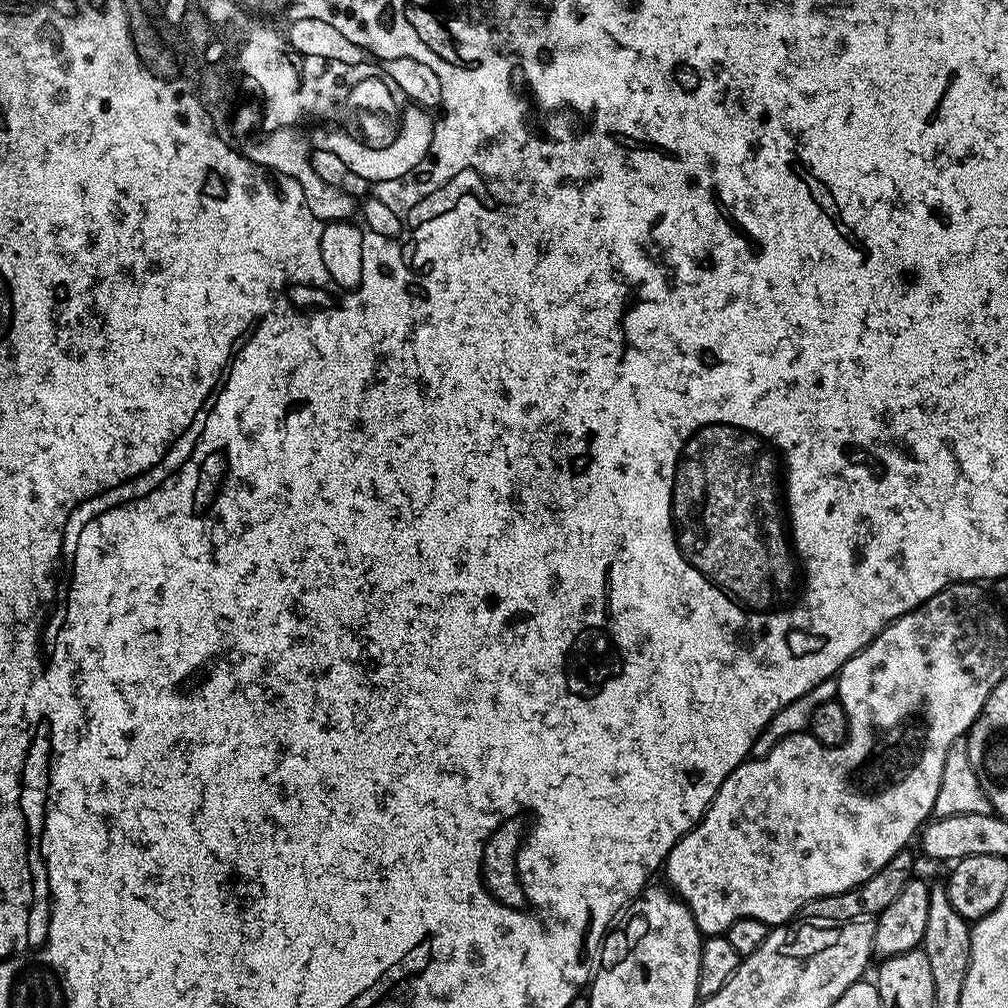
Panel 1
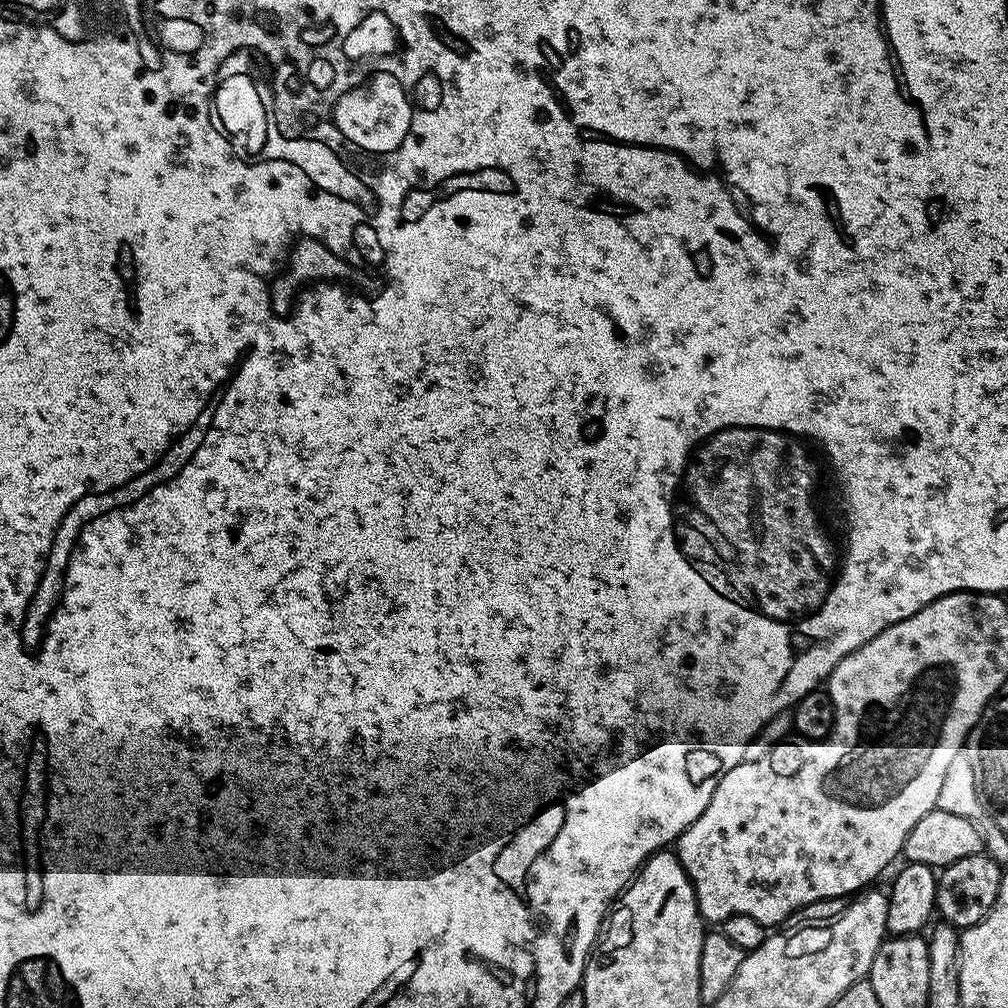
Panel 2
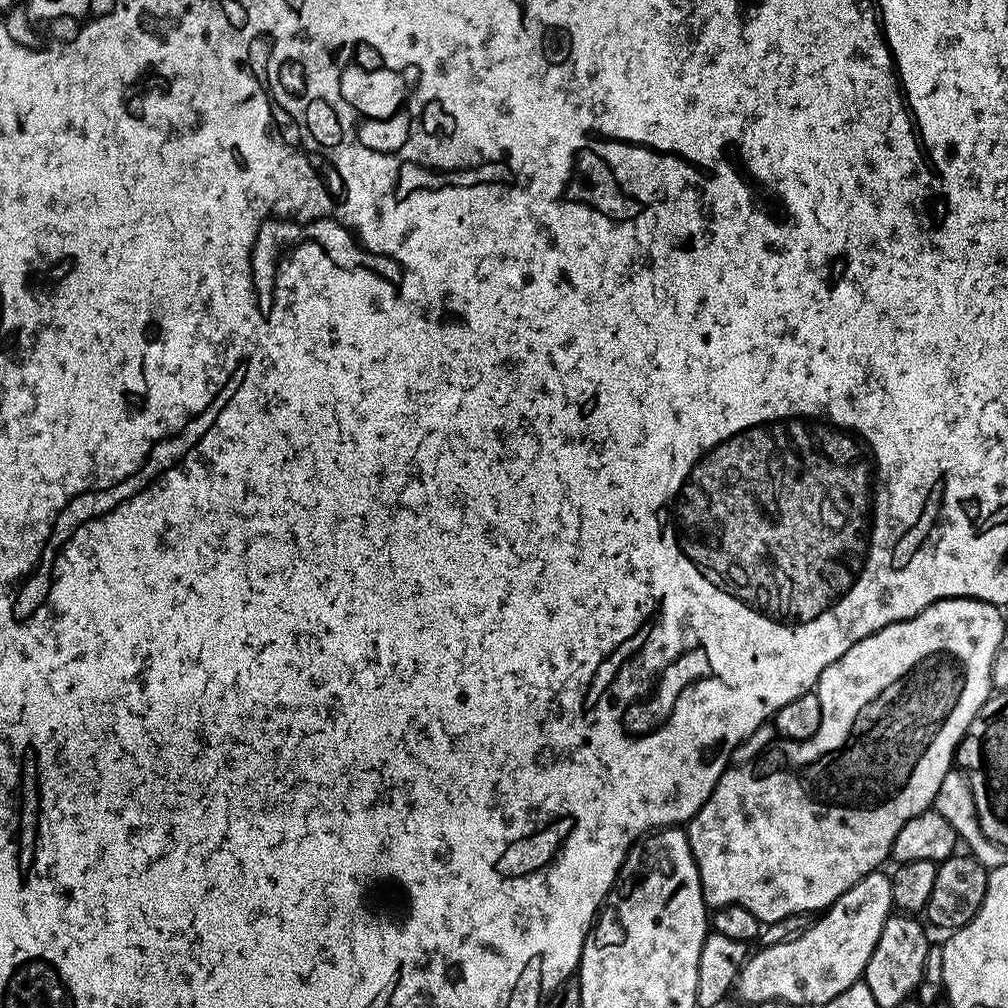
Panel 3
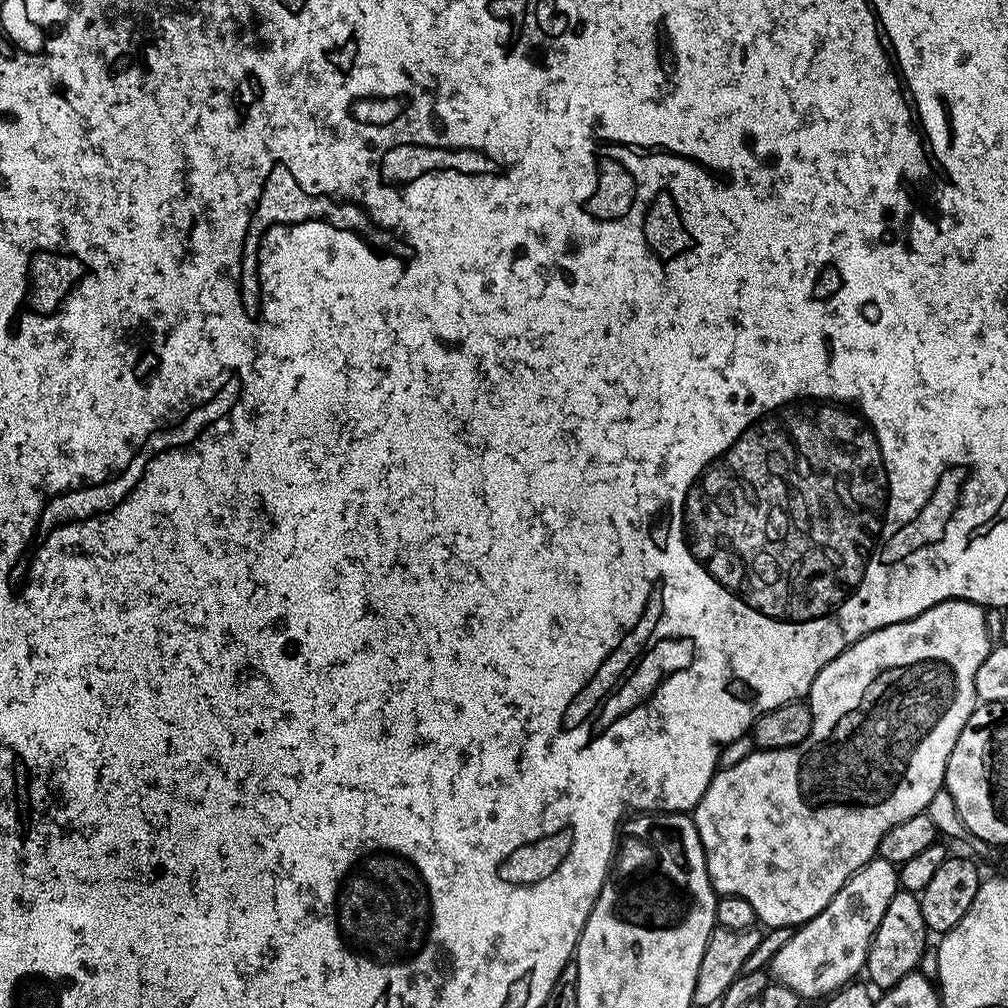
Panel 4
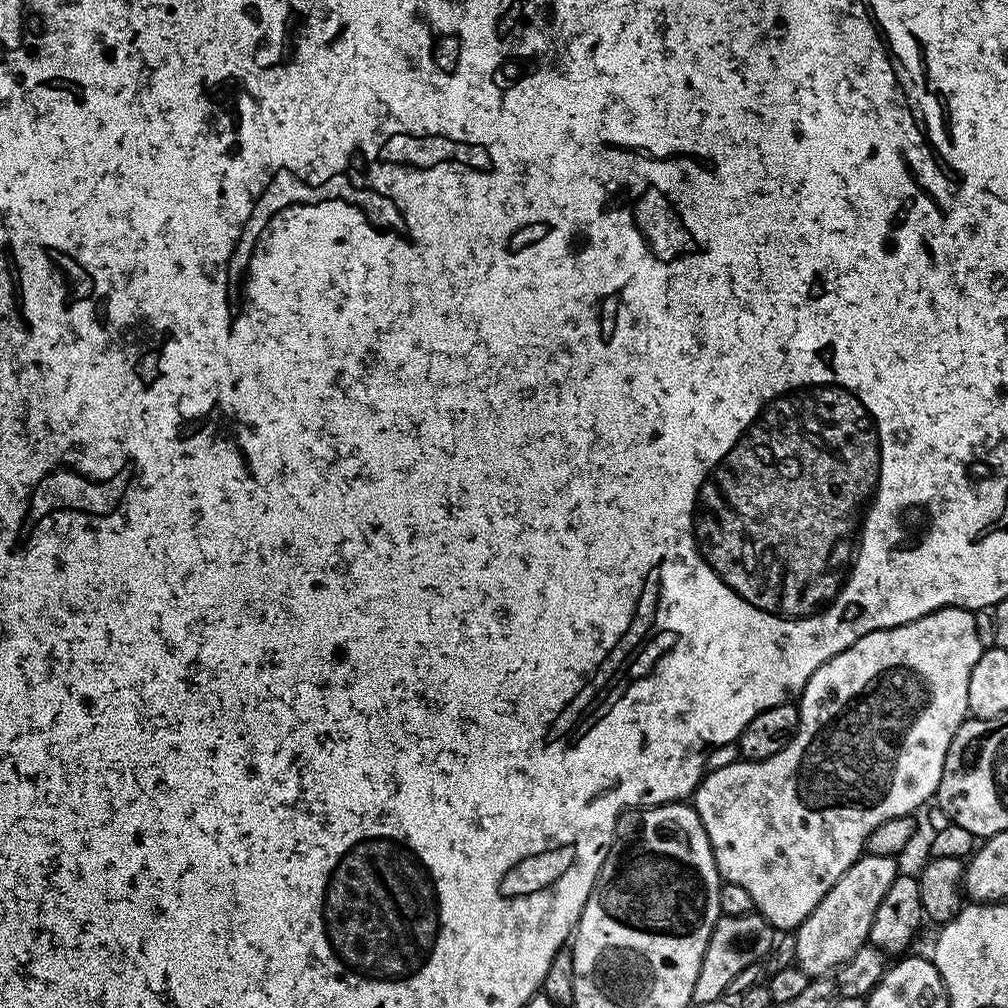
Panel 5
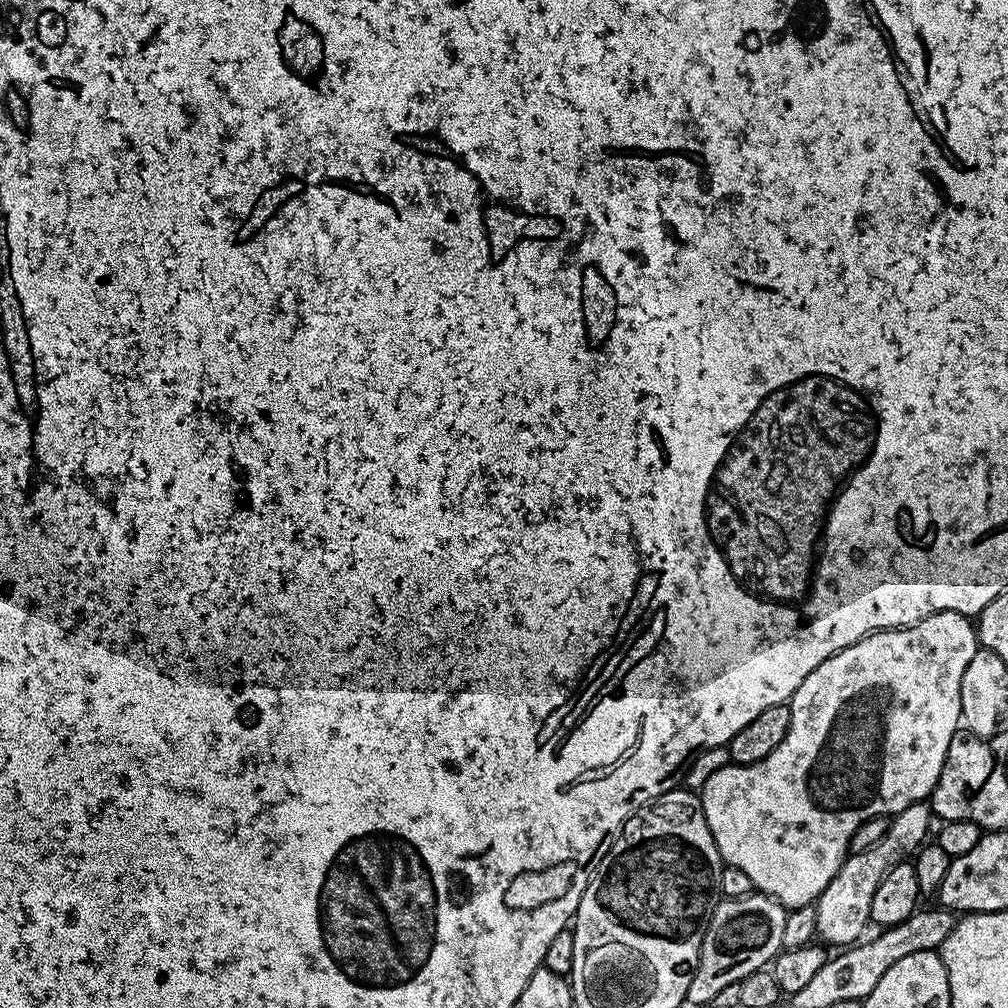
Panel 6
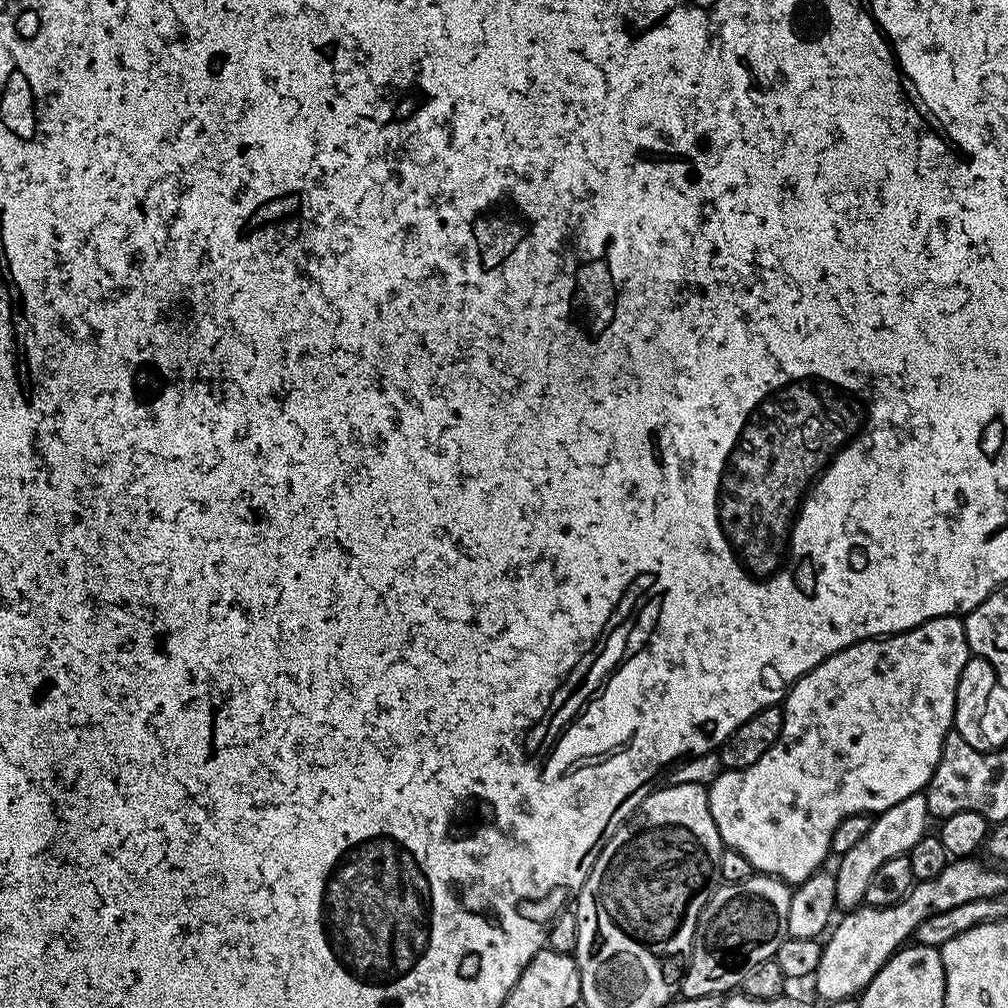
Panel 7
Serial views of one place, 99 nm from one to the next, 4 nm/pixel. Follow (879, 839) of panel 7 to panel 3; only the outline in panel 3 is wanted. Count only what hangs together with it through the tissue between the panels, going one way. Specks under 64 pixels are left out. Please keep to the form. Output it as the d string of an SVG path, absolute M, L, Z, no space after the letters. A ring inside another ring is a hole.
M877 870L866 874L857 884L850 886L850 890L843 892L832 904L831 908L827 909L806 931L793 936L791 940L782 941L781 944L775 944L769 948L761 947L759 949L760 952L753 951L748 959L744 961L744 969L741 970L740 976L736 980L735 995L740 995L746 1003L752 1004L752 1006L758 1006L762 1002L770 1002L771 1000L781 1000L790 1006L796 1006L796 1004L816 1004L816 1006L823 1006L826 1002L830 1002L830 998L834 998L834 994L842 994L842 990L846 990L846 986L850 986L854 981L863 977L866 970L866 962L870 962L870 954L874 954L874 946L882 934L882 926L888 921L888 917L893 915L893 912L891 875L887 871L884 873L884 870Z

